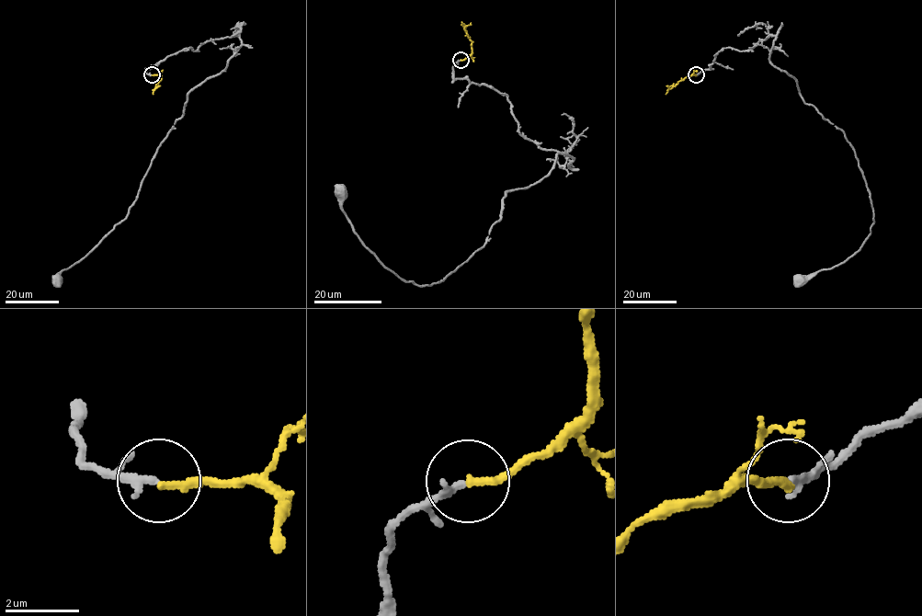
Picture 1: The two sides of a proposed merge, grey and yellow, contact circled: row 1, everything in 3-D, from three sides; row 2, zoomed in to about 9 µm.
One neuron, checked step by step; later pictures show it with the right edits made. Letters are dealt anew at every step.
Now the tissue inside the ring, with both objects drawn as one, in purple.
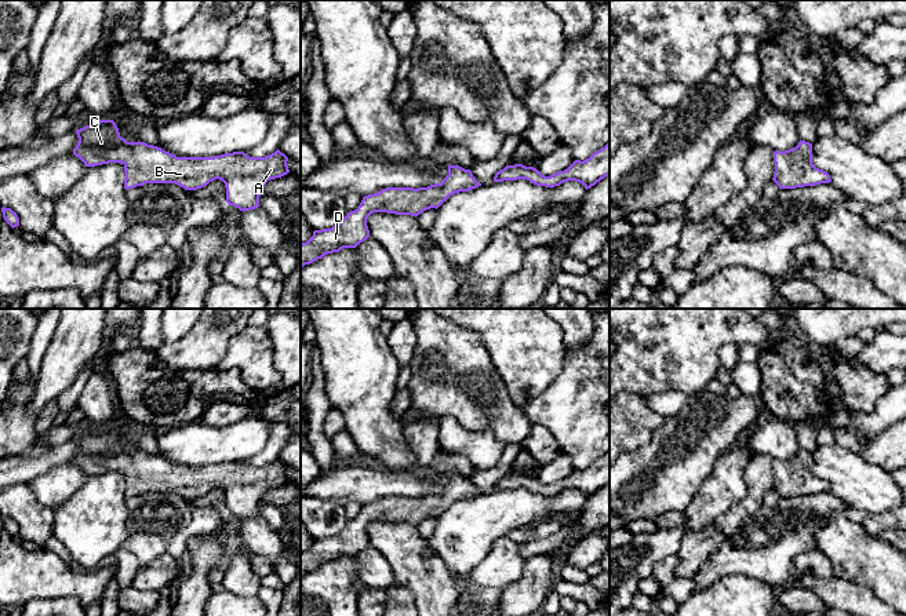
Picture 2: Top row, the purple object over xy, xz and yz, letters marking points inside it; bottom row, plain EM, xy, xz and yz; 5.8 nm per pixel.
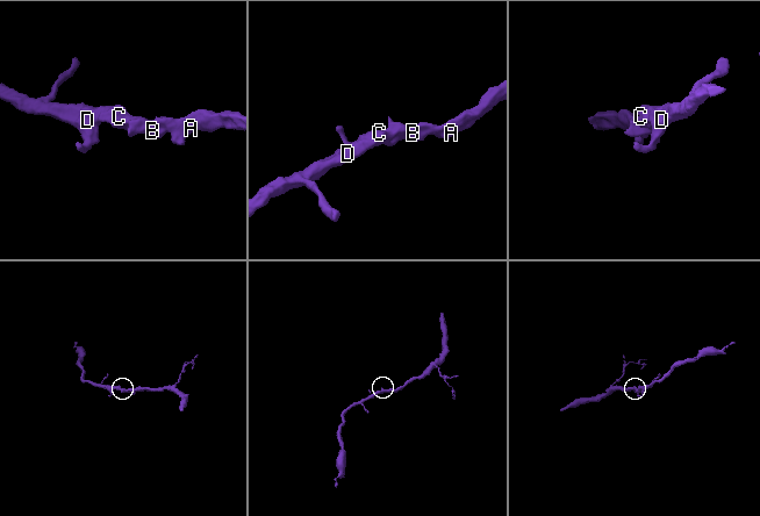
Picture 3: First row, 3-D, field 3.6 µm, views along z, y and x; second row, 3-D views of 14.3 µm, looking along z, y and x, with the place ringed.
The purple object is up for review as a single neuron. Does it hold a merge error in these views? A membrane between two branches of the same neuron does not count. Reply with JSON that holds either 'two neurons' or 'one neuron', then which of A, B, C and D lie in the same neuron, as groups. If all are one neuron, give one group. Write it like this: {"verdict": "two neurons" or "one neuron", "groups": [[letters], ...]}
{"verdict": "one neuron", "groups": [["A", "B", "C", "D"]]}

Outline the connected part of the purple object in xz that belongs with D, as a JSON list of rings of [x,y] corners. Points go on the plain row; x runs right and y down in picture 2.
[[[448,474],[448,484],[440,491],[427,496],[386,496],[378,502],[364,504],[360,514],[348,521],[348,524],[331,537],[314,539],[313,544],[301,553],[301,577],[305,573],[310,573],[317,568],[321,568],[327,562],[339,561],[343,557],[356,557],[360,551],[370,546],[367,528],[374,521],[387,521],[396,524],[418,525],[426,518],[439,517],[450,504],[459,500],[469,500],[481,495],[473,485],[470,478],[465,478],[459,474]]]

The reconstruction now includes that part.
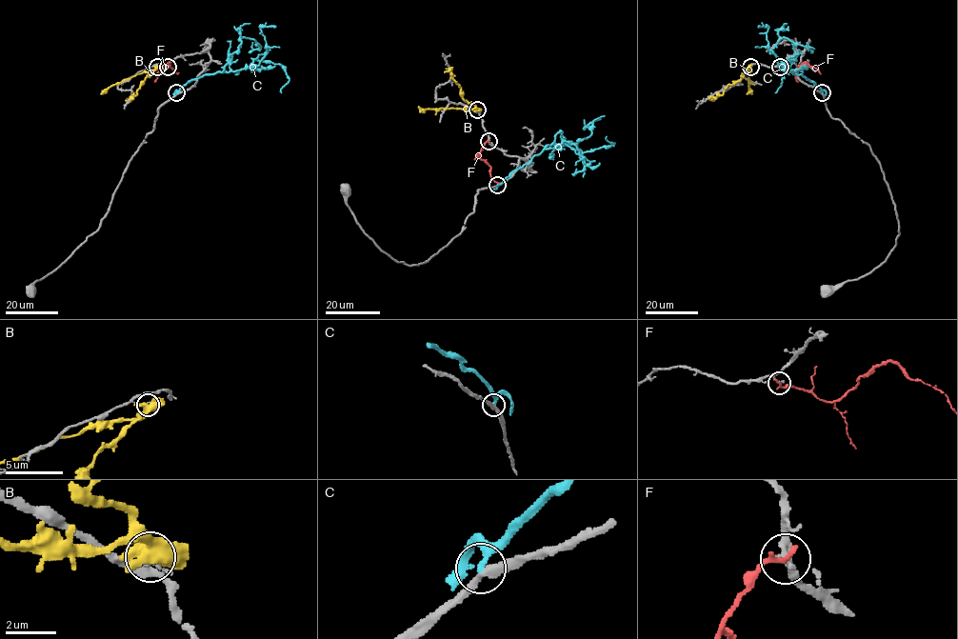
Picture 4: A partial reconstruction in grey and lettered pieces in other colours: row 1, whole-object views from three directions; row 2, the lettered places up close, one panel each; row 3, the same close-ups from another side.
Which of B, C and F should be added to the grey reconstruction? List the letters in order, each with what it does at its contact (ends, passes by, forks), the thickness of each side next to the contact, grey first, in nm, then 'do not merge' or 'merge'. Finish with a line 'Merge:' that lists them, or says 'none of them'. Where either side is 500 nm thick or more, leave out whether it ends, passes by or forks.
B: 120 nm thick on the grey side, 500 nm on the other; do not merge
C: it passes by; 280 nm thick on the grey side, 180 nm on the other; do not merge
F: it ends there; 160 nm thick on the grey side, 240 nm on the other; do not merge
Merge: none of them

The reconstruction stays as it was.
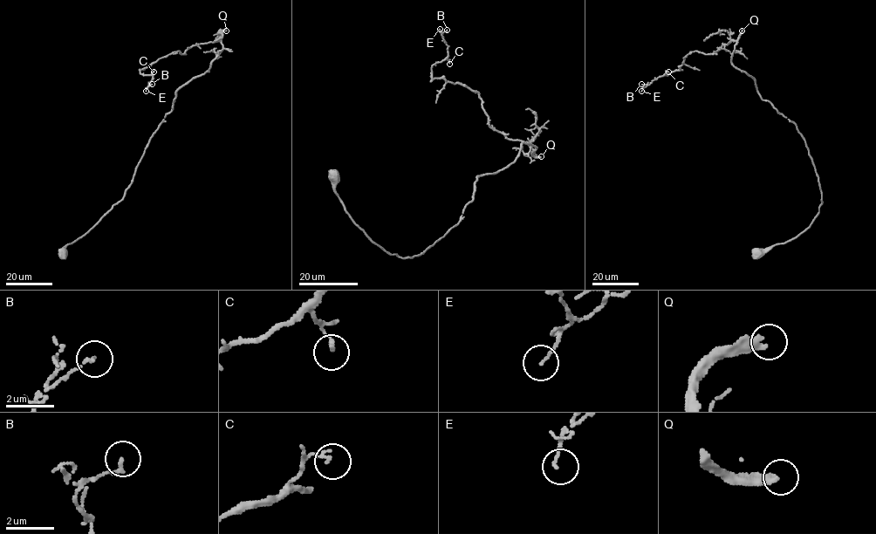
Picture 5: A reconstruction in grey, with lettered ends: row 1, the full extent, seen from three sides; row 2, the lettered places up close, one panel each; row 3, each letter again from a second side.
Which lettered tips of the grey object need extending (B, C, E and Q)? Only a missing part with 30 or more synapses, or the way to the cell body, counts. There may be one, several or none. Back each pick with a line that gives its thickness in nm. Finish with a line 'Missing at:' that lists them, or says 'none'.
Q: calibre 280 nm
Missing at: Q

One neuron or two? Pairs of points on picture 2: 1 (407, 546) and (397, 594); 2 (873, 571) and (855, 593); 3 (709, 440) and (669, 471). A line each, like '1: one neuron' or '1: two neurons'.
1: two neurons
2: two neurons
3: one neuron

